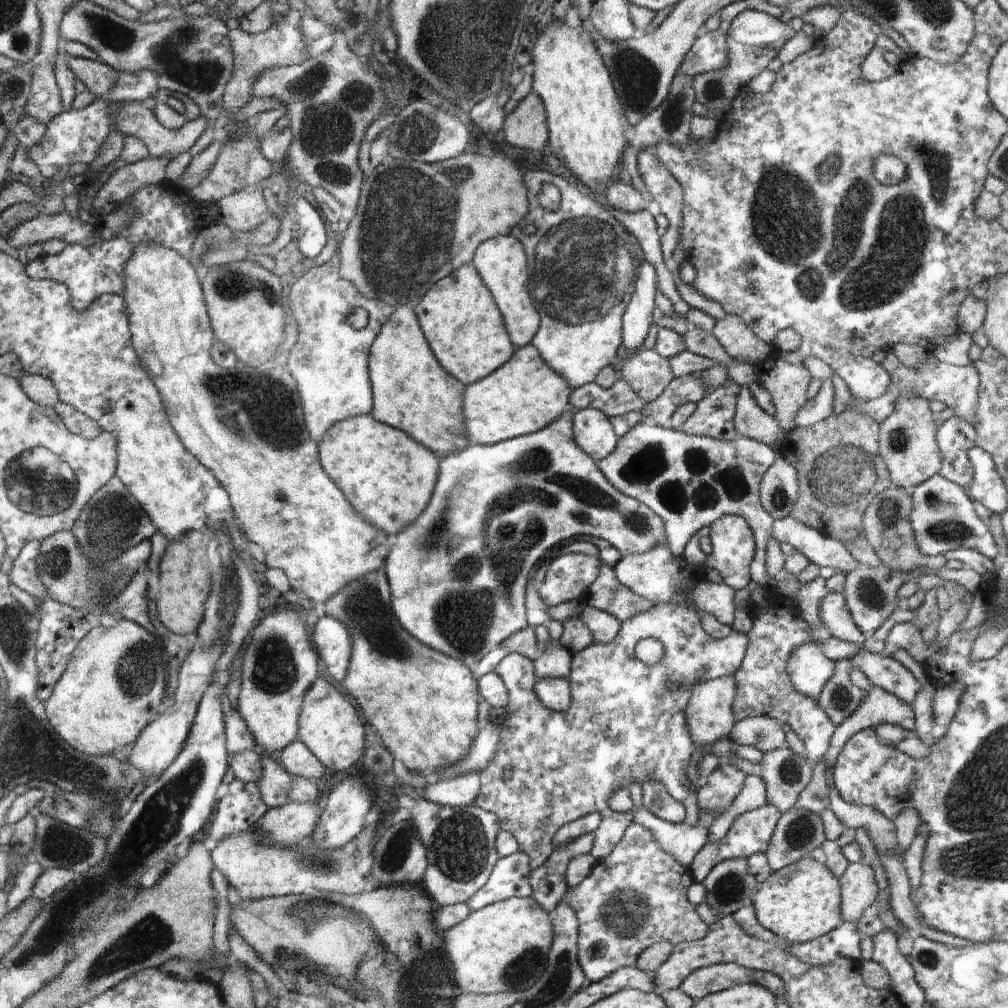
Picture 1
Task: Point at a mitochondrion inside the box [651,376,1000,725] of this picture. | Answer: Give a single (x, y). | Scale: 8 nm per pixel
(830, 456)

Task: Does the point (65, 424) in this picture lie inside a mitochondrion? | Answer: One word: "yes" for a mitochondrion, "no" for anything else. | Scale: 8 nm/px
no

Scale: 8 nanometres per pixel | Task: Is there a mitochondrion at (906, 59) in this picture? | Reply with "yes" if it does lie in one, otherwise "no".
no

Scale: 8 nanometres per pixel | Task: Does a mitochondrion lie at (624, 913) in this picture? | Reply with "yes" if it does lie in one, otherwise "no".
yes

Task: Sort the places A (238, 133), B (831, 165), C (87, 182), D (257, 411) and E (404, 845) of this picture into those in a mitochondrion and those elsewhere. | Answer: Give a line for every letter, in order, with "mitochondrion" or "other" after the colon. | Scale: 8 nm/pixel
A: other
B: mitochondrion
C: other
D: mitochondrion
E: mitochondrion

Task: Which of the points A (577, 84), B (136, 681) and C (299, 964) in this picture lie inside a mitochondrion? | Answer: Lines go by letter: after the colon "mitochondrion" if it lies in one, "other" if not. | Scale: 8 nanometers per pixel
A: other
B: mitochondrion
C: mitochondrion

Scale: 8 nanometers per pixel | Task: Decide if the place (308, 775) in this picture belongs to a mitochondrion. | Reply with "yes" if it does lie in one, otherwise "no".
no

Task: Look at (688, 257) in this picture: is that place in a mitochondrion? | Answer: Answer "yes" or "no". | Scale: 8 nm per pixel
no

